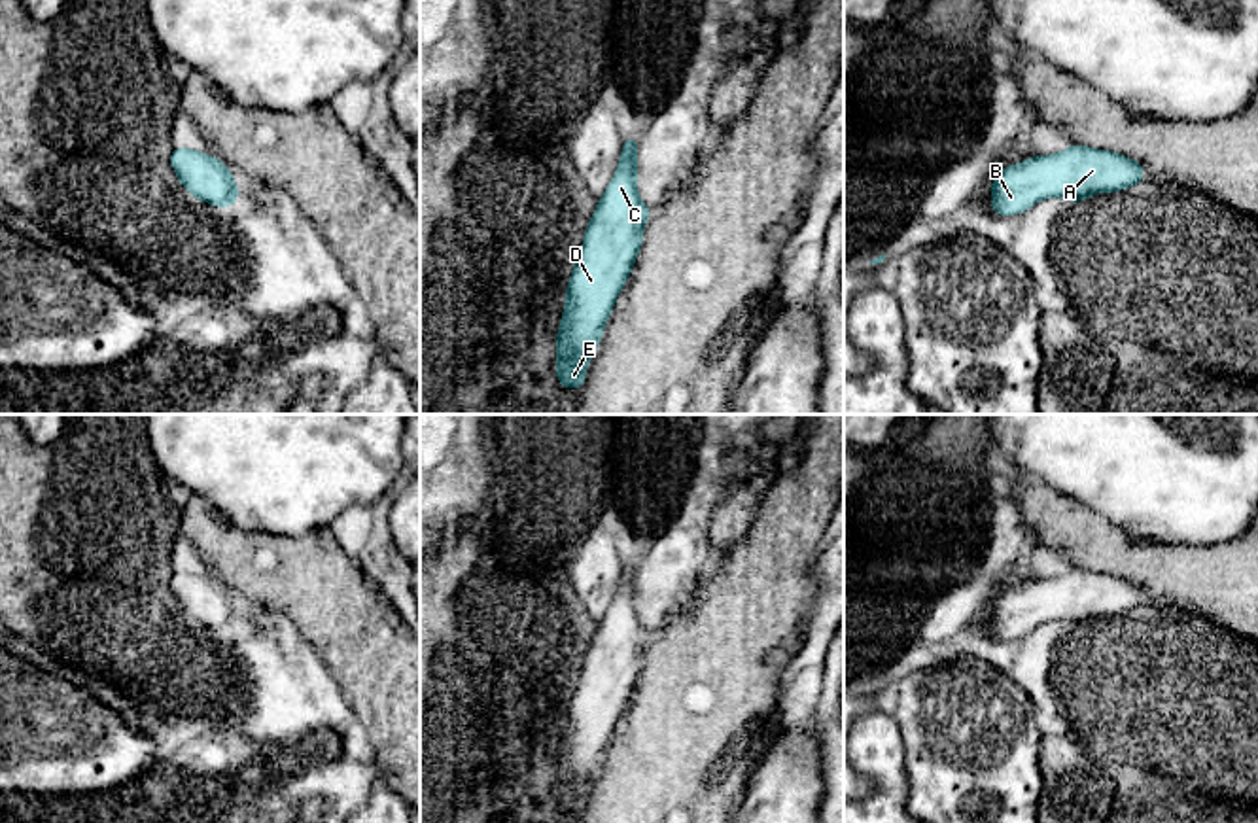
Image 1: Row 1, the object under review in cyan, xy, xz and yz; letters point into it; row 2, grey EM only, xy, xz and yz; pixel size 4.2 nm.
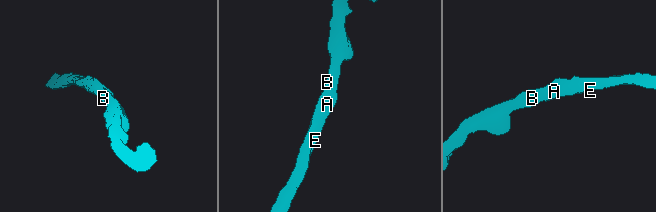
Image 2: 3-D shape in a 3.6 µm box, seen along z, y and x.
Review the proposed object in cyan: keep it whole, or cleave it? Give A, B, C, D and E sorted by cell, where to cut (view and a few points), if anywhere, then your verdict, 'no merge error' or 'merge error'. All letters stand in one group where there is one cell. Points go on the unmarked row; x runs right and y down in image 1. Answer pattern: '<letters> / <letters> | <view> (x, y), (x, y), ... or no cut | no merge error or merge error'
A B C D E | no cut | no merge error

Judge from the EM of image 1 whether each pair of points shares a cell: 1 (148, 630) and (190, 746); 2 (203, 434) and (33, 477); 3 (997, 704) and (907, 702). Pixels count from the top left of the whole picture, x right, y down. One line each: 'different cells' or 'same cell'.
1: same cell
2: different cells
3: same cell

